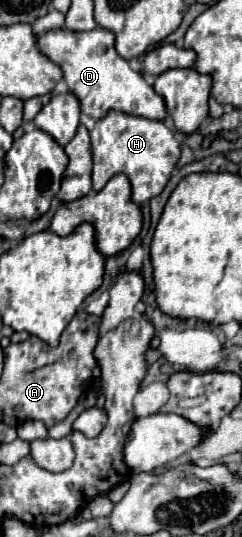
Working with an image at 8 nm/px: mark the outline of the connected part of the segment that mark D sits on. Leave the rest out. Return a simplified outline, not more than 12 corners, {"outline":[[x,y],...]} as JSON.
{"outline":[[107,29],[47,31],[81,111],[167,119],[165,99],[113,49]]}

